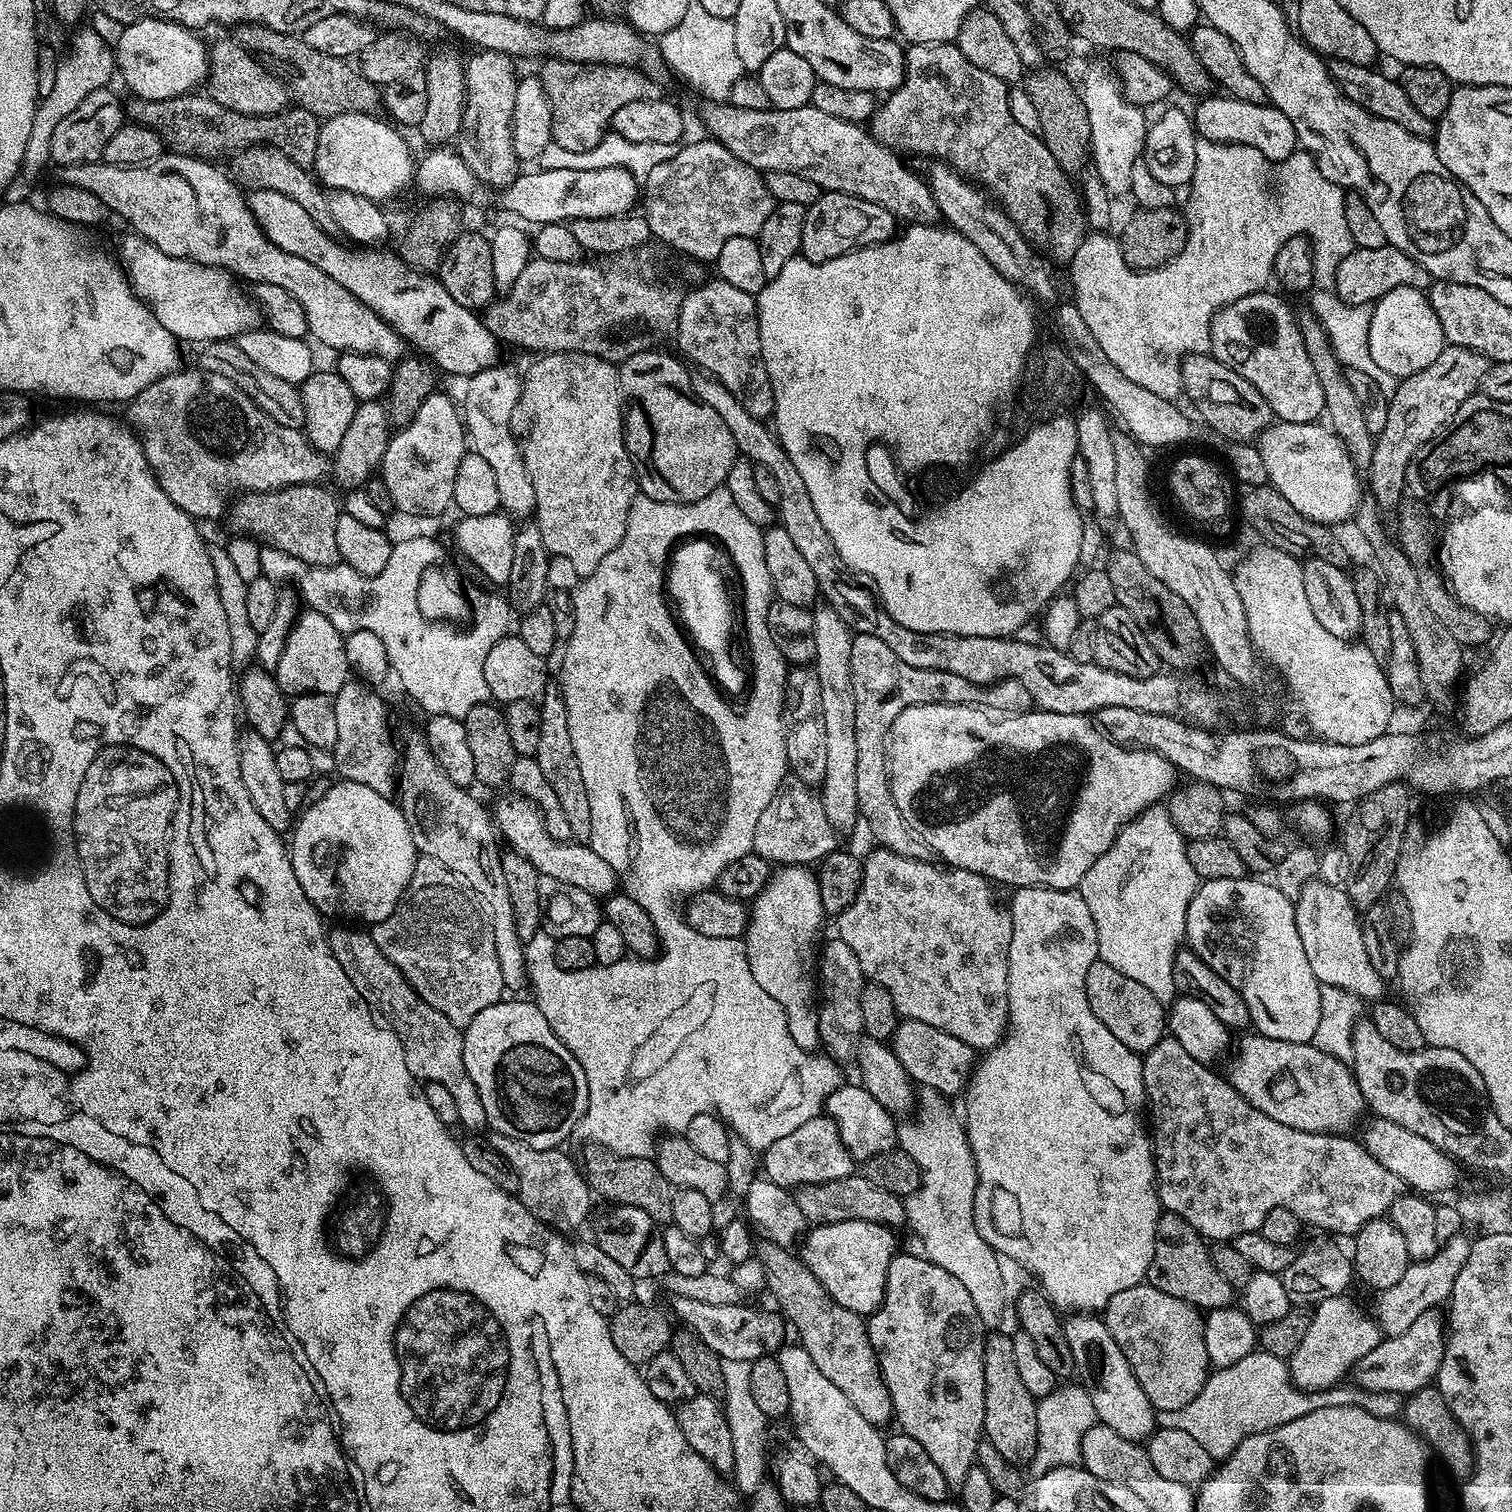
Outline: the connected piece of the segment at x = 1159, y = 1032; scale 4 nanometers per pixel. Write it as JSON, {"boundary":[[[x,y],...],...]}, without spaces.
{"boundary":[[[1098,958],[1092,963],[1090,970],[1086,970],[1084,985],[1086,1002],[1090,1002],[1090,1010],[1094,1010],[1094,1018],[1098,1018],[1098,1022],[1102,1022],[1102,1026],[1106,1026],[1106,1030],[1110,1030],[1110,1034],[1114,1034],[1114,1038],[1118,1038],[1118,1042],[1122,1042],[1122,1046],[1126,1046],[1130,1051],[1137,1054],[1146,1053],[1154,1046],[1158,1046],[1158,1042],[1166,1035],[1165,1005],[1160,1004],[1158,998],[1154,998],[1154,994],[1150,994],[1150,990],[1142,986],[1142,982],[1134,982],[1134,978],[1126,978],[1126,974],[1114,970],[1114,966]]]}

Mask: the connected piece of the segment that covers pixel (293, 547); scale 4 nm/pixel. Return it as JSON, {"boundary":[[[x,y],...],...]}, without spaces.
{"boundary":[[[295,484],[294,486],[290,486],[289,488],[279,488],[278,490],[274,490],[273,492],[246,492],[243,493],[229,507],[226,513],[226,521],[228,520],[228,524],[233,528],[232,532],[239,534],[241,536],[252,537],[253,540],[259,542],[261,545],[277,548],[278,550],[282,550],[286,554],[290,554],[294,558],[298,558],[302,562],[306,562],[311,566],[311,568],[335,568],[337,565],[341,563],[340,555],[338,554],[338,518],[342,515],[341,505],[338,503],[338,500],[335,500],[334,497],[331,496],[330,493],[324,489],[324,486],[320,484]]]}

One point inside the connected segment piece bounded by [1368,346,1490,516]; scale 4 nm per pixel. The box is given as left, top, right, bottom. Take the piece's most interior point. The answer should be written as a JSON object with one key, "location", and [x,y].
{"location":[1423,404]}

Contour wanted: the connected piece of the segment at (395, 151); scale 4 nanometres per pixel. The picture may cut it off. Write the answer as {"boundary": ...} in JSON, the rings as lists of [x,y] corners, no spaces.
{"boundary":[[[351,112],[327,117],[321,123],[314,176],[325,189],[385,202],[413,187],[414,160],[412,164],[412,152],[400,137],[401,129],[378,117],[366,112]]]}

